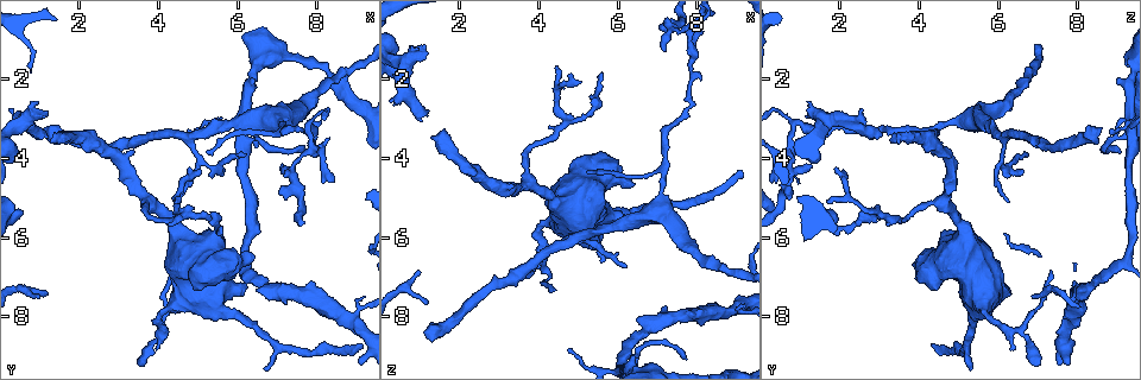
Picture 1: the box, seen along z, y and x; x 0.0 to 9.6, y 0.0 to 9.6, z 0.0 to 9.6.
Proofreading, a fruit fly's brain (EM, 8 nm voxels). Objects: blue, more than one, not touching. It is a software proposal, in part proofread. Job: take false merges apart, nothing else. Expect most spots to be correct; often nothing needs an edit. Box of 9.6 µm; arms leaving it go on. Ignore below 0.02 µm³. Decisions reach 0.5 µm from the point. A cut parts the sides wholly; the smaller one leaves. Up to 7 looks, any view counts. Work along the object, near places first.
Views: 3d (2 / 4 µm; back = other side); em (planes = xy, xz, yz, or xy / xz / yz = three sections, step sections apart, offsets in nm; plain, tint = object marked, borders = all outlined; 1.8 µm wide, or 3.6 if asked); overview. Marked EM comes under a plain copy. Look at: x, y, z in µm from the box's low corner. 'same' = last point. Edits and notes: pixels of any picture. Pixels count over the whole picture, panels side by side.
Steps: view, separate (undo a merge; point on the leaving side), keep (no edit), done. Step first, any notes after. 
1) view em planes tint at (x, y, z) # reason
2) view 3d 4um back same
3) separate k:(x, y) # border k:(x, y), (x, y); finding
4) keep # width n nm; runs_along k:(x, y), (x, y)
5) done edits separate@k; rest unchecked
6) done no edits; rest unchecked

view em xz step 8 tint at (7.95, 3.40, 1.50) # three arms meet

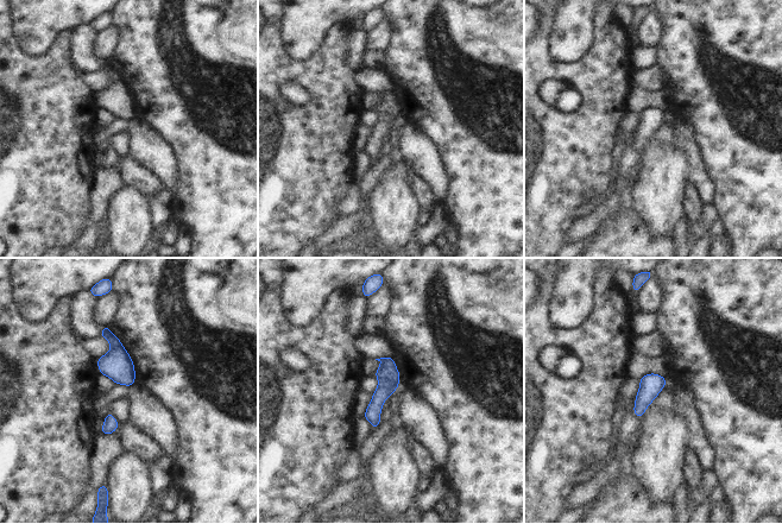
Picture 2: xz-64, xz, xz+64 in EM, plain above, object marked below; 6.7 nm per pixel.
view em planes tint same

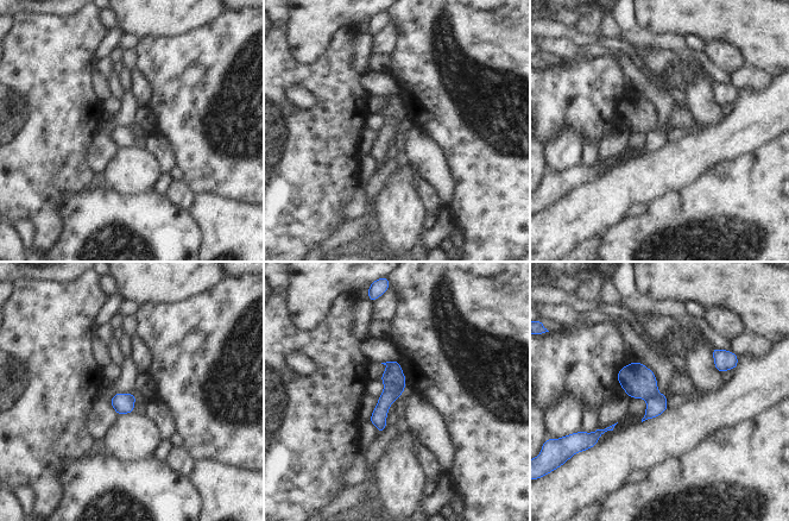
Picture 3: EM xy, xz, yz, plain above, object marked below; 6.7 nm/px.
separate 3:(393, 374) # width 140 nm; border 3:(384, 382), (392, 383), (401, 393); a second cell is stuck on

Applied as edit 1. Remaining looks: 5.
view overview # redraw

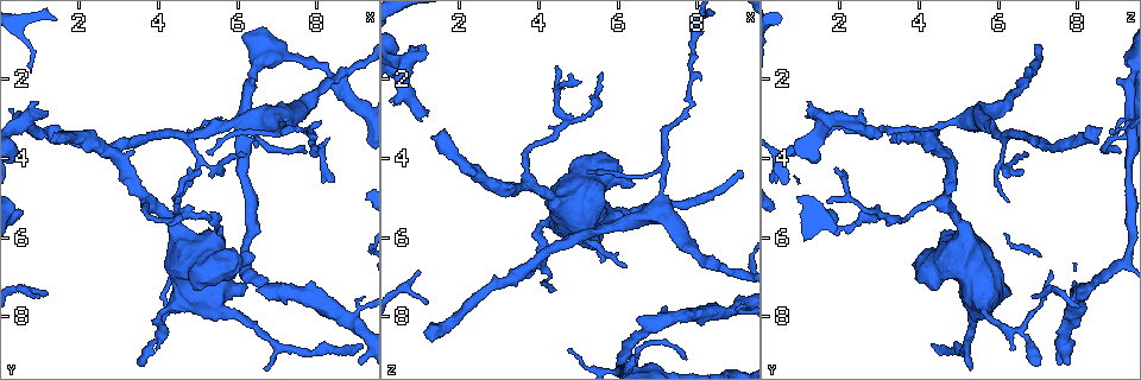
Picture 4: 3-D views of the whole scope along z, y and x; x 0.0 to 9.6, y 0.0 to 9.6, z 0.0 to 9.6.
view em planes borders at (4.70, 5.40, 3.00) # side arm on a straight run

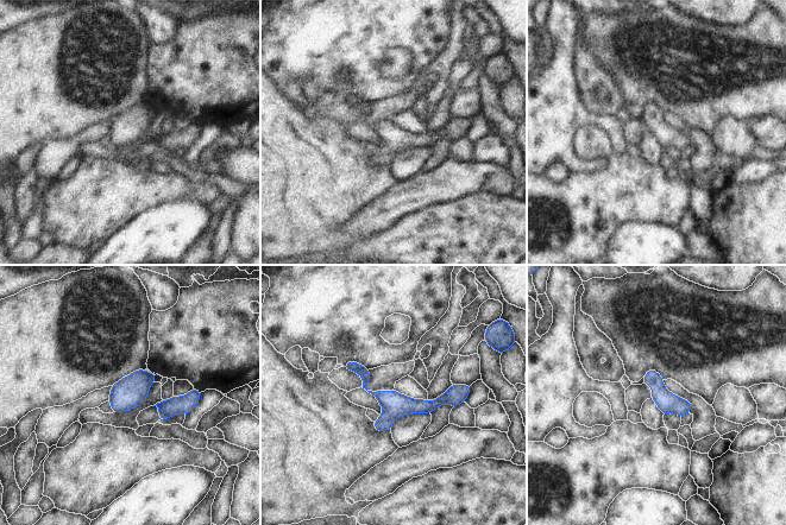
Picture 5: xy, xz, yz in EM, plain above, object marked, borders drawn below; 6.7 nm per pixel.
keep # width 140 nm; one cell here

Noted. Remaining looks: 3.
done edits separate@3; rest unchecked

